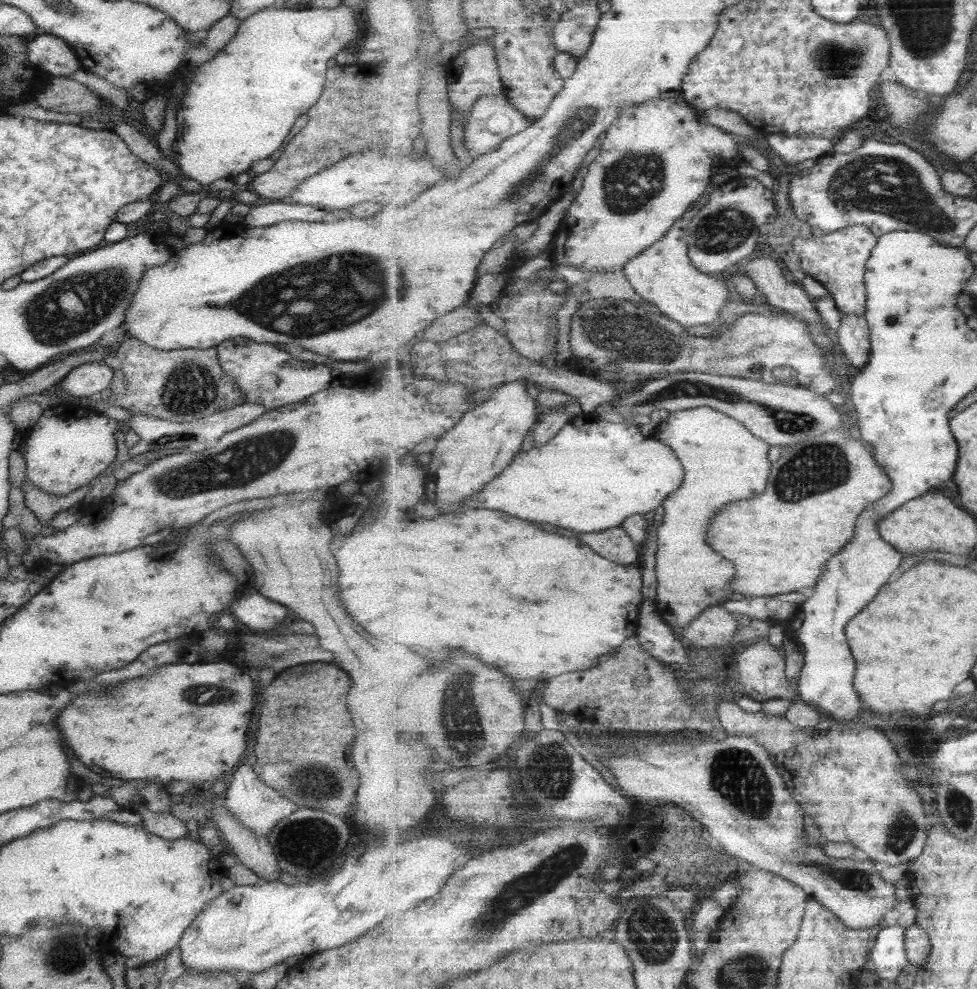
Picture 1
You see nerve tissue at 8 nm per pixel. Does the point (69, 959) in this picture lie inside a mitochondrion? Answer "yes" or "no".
yes

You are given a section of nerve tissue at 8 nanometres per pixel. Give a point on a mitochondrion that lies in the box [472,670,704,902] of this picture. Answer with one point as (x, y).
(547, 769)

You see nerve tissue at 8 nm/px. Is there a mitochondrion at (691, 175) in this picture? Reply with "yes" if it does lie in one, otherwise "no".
no

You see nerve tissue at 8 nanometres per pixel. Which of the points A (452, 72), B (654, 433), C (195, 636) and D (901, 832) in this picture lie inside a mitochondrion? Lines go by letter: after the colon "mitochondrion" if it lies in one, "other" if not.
A: other
B: other
C: other
D: mitochondrion

